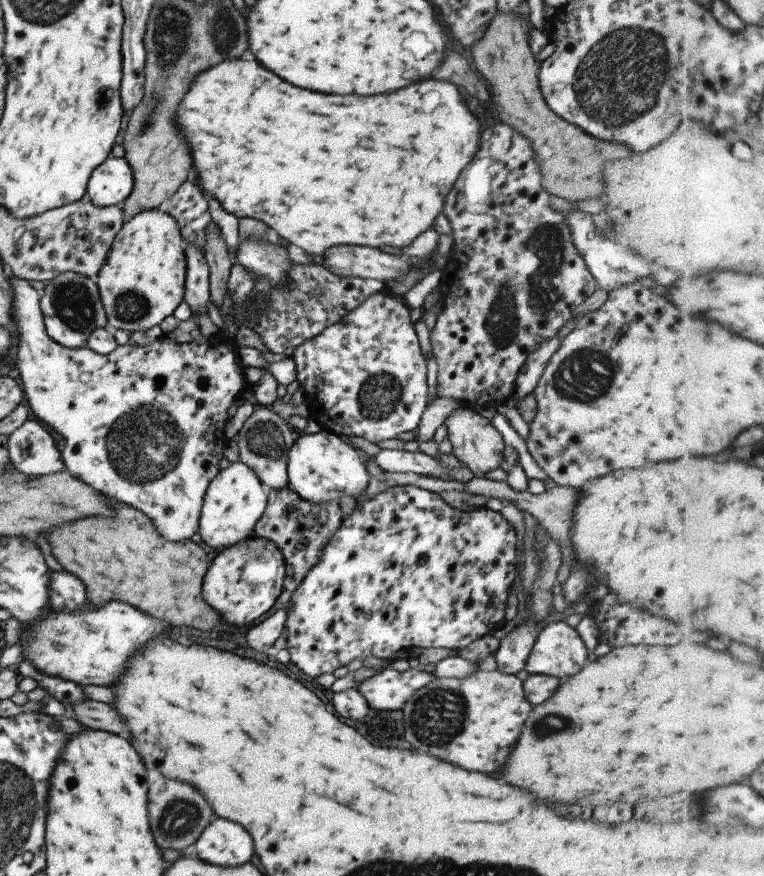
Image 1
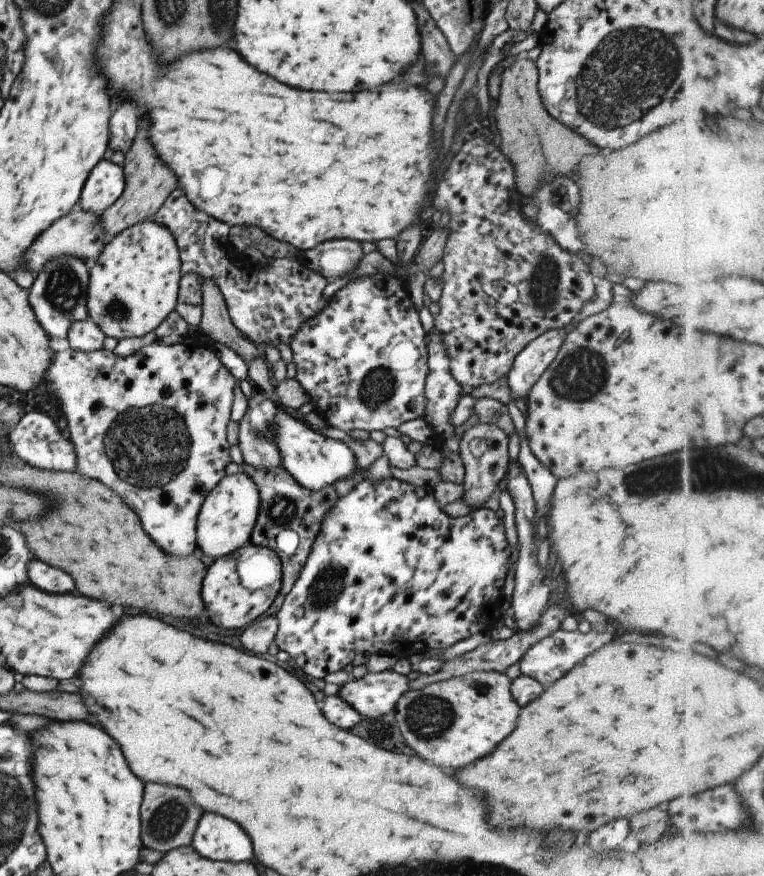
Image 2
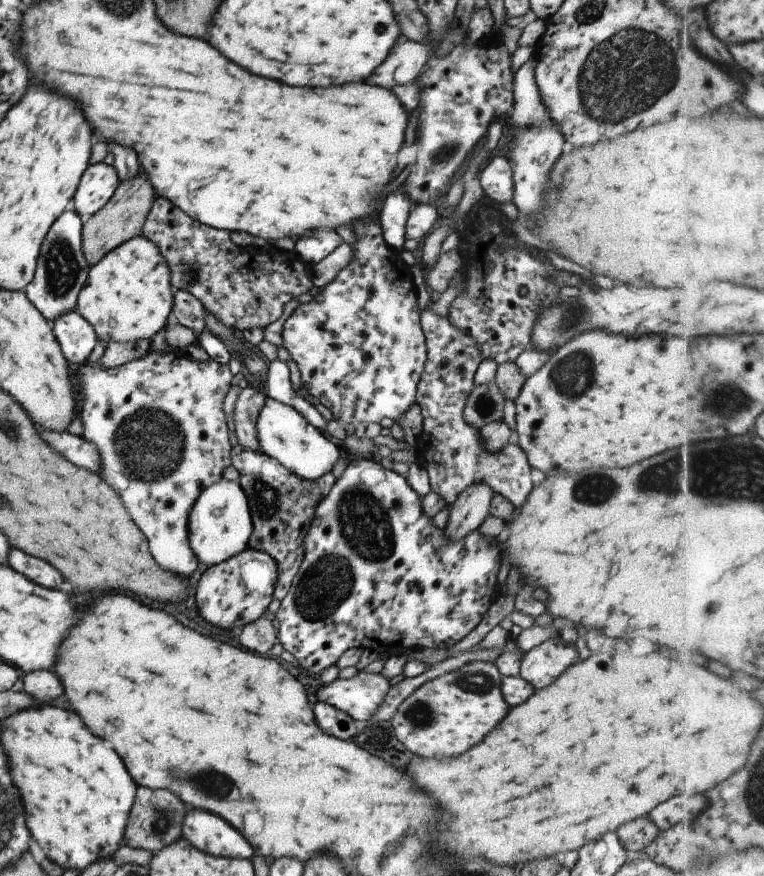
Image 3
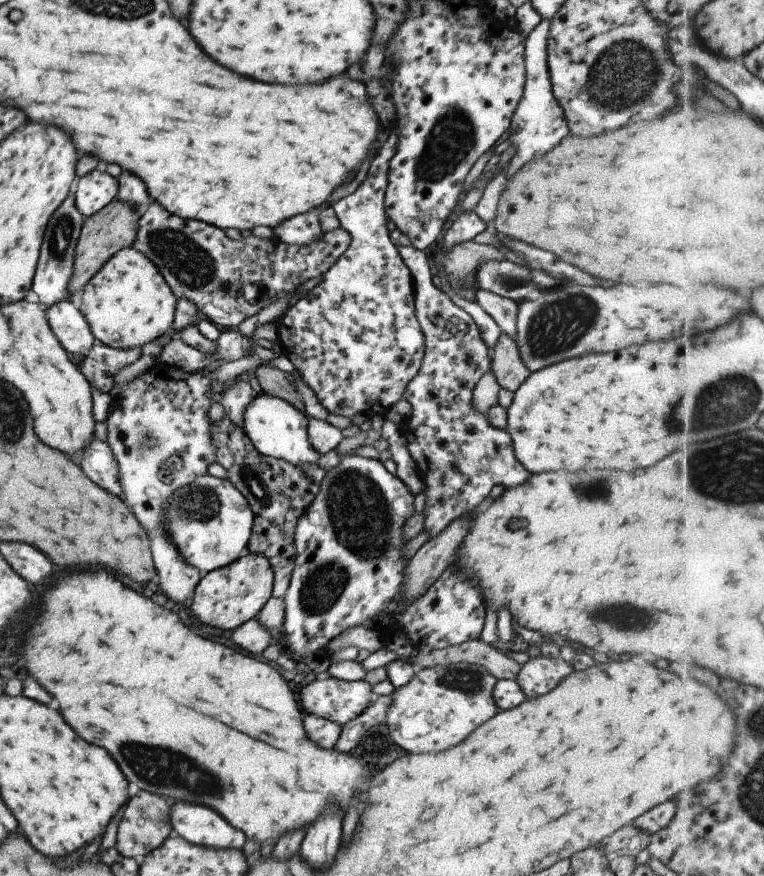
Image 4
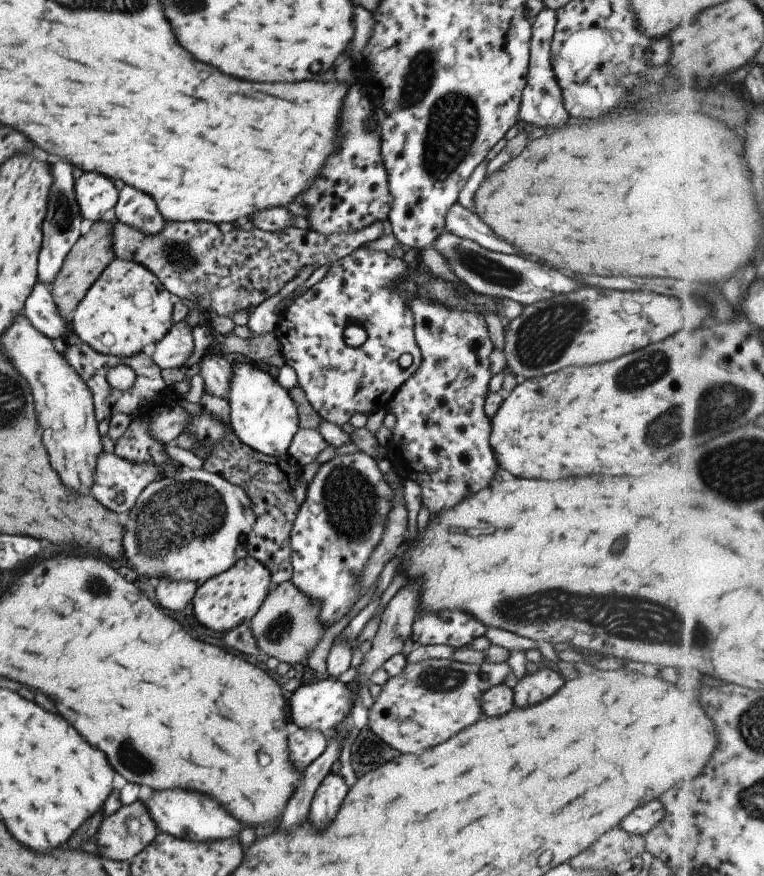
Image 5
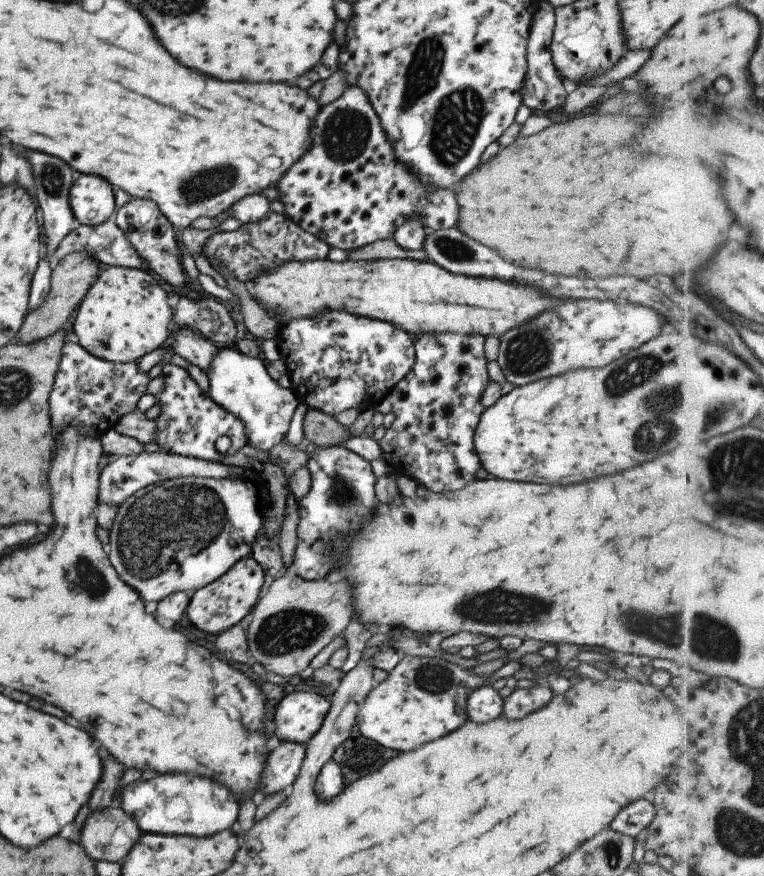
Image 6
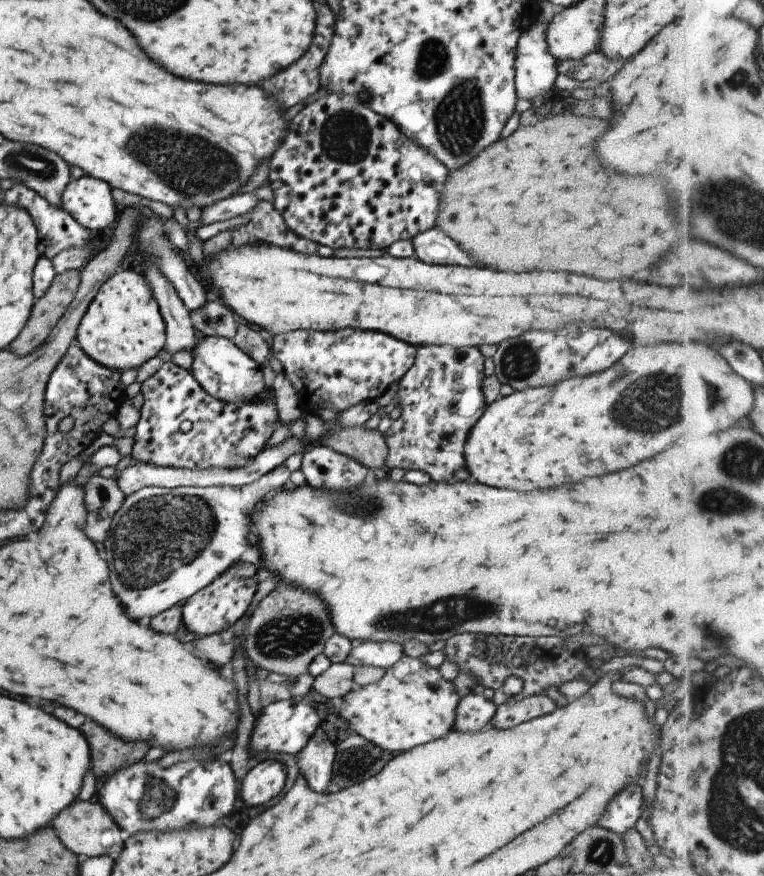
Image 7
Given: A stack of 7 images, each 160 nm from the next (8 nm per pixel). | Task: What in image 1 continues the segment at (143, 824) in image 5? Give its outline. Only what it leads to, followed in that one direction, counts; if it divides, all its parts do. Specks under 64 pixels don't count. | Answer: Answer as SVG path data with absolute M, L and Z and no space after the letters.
M155 773L151 775L151 778L153 778L153 782L149 782L149 786L146 786L146 809L151 836L157 844L157 848L161 848L161 850L167 850L167 848L183 850L197 840L197 836L213 819L213 812L203 796L197 790L193 790L191 786L187 786L183 782L167 780L163 776L157 778Z

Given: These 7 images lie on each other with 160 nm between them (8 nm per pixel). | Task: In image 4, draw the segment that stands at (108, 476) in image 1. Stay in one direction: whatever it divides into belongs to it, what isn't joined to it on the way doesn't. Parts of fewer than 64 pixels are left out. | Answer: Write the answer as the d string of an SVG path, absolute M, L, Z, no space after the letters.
M244 354L242 358L229 361L211 373L205 370L188 373L158 362L122 388L113 398L113 406L104 420L107 428L106 443L118 466L121 500L144 528L147 536L151 536L151 558L157 574L157 586L167 600L188 602L201 578L201 573L181 560L174 546L168 541L164 532L164 512L168 496L176 488L184 487L195 477L207 473L207 465L214 462L213 447L208 435L211 422L206 416L210 406L209 395L212 392L209 391L209 382L216 380L223 385L236 376L248 377L261 365L291 373L293 387L301 395L306 416L318 421L326 420L328 412L318 403L309 387L303 384L284 354L268 361Z

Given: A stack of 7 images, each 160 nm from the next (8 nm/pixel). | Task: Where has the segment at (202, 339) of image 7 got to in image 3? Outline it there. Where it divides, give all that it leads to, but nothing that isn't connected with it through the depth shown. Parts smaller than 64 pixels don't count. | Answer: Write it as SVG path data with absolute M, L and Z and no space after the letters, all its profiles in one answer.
M265 397L255 423L258 450L276 460L284 469L307 480L315 480L329 472L340 457L339 444L313 428L296 410Z

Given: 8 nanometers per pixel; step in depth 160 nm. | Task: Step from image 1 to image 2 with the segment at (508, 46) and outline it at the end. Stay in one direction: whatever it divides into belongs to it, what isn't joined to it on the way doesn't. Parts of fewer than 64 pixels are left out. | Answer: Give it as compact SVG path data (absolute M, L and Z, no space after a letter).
M519 56L509 68L503 68L500 75L499 96L497 98L497 107L494 110L497 132L499 132L498 149L501 154L511 163L513 169L514 187L519 197L531 196L533 191L547 179L552 179L557 175L567 175L574 180L576 176L576 166L578 160L585 155L592 155L595 152L595 146L587 143L586 140L565 128L560 122L557 122L541 104L541 99L537 88L538 72L533 61Z

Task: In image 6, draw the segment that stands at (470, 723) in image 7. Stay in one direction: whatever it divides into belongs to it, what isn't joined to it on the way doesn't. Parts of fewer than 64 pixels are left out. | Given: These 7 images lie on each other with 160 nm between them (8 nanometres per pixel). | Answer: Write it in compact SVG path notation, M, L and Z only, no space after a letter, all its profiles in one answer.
M477 687L468 694L465 710L469 721L481 724L502 714L502 698L491 687Z

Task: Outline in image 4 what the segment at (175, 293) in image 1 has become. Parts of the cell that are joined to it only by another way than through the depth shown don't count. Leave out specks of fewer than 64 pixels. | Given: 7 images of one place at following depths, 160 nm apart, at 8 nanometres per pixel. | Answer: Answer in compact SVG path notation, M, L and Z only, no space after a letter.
M129 246L118 250L88 280L82 288L81 304L78 309L85 317L95 342L123 350L140 347L141 344L159 339L165 332L169 332L172 329L176 299L153 263L138 250Z

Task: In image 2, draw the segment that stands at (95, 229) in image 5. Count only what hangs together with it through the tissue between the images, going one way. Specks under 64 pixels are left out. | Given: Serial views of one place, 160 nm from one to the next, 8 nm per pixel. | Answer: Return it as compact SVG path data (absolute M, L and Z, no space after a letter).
M139 126L136 130L132 145L124 154L123 176L124 187L123 192L117 197L117 200L106 208L98 218L102 228L102 234L105 240L111 240L125 229L140 223L141 221L151 220L152 216L159 210L165 197L178 186L175 175L172 171L167 170L158 156L154 155L148 138L145 138L145 126Z

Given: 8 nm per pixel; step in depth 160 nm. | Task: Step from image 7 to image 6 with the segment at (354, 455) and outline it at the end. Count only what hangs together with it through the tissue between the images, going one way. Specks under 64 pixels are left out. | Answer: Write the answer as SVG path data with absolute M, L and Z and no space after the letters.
M315 409L307 410L302 427L304 443L313 443L316 447L337 446L351 437L348 427L342 426L333 416Z

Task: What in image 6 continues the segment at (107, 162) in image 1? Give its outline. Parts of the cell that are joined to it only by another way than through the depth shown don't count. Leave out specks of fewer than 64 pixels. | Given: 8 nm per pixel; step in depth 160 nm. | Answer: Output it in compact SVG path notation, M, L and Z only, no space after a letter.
M82 174L72 182L68 192L72 215L81 225L106 221L115 211L114 191L104 178Z

